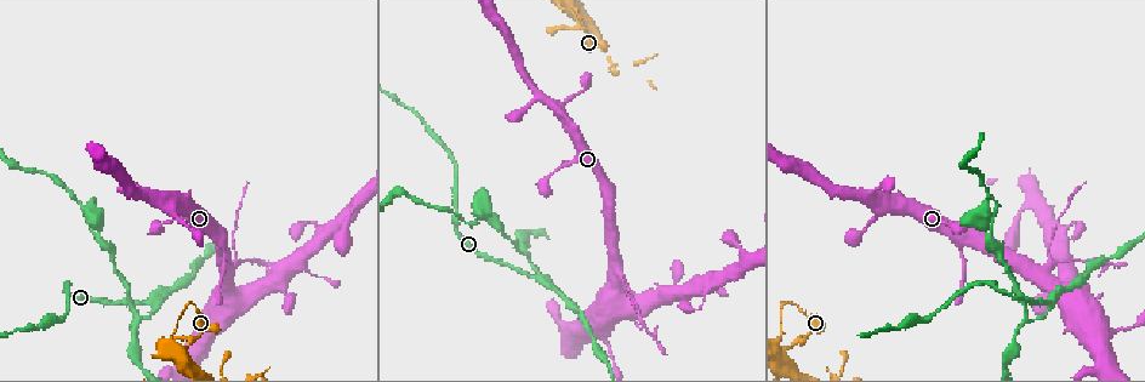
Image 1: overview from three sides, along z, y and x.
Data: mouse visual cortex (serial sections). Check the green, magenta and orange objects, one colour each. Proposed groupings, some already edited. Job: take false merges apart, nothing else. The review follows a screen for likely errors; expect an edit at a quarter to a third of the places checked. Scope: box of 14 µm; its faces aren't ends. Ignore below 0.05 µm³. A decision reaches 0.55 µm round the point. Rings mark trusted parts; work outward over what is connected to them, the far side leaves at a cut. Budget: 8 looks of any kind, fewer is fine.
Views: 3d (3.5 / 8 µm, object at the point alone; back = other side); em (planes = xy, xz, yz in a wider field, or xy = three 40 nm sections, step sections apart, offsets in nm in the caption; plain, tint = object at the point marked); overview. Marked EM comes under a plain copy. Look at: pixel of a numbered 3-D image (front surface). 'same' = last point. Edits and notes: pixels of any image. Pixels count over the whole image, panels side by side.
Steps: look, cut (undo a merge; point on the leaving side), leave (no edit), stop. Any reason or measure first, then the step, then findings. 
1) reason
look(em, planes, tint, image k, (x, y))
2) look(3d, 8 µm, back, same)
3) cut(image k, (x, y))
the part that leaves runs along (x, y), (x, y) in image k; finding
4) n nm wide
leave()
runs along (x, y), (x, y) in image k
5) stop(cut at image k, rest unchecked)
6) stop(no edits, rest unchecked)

two arms in line, one across
look(em, xy, step 2, tint, image 1, (620, 270))

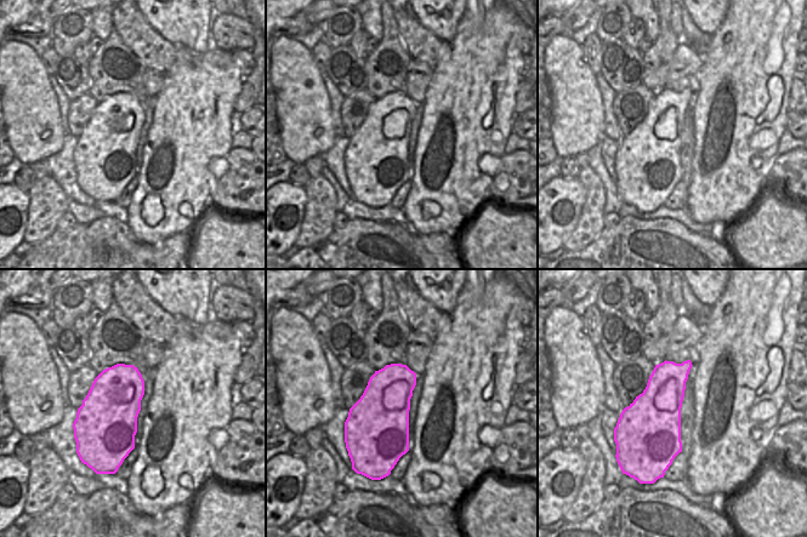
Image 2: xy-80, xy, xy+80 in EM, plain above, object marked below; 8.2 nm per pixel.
look(3d, 3.5 µm, back, same)

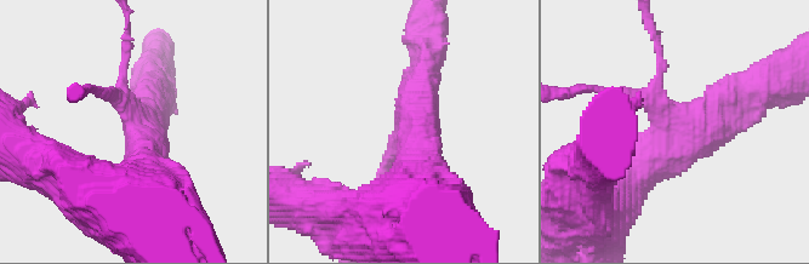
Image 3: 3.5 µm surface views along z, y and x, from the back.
500 nm wide
cut(image 3, (125, 58))
the part that leaves runs along (134, 113), (114, 93), (81, 90) in image 3; two cells meet here

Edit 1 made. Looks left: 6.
redraw
look(overview)

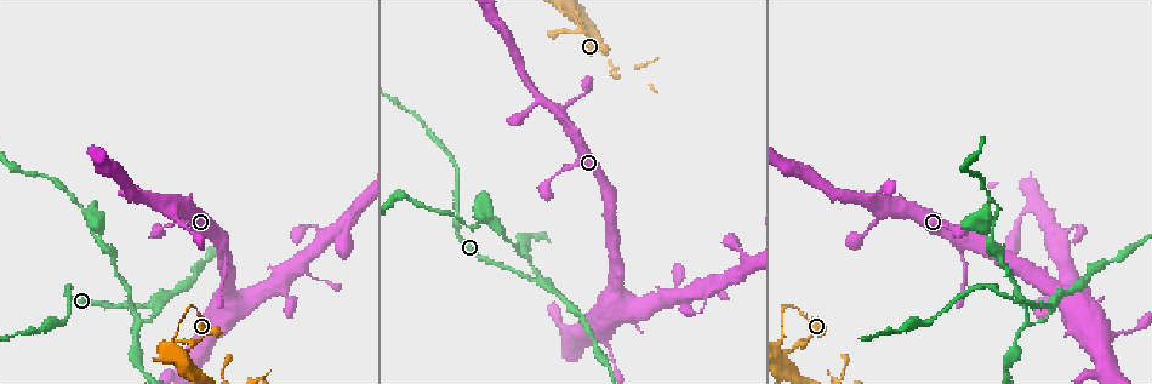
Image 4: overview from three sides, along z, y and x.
sharp bend
look(3d, 3.5 µm, image 4, (187, 352))

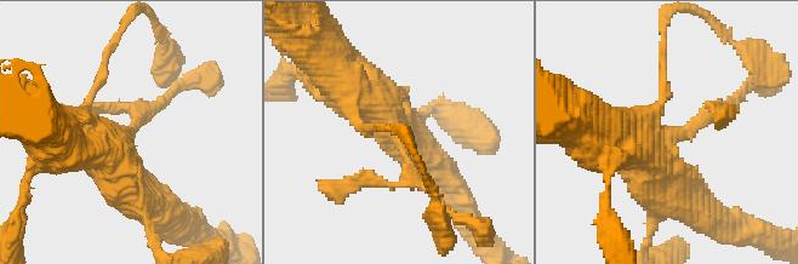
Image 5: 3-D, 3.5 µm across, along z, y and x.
need the tissue
look(em, xy, step 1, tint, image 5, (685, 129))

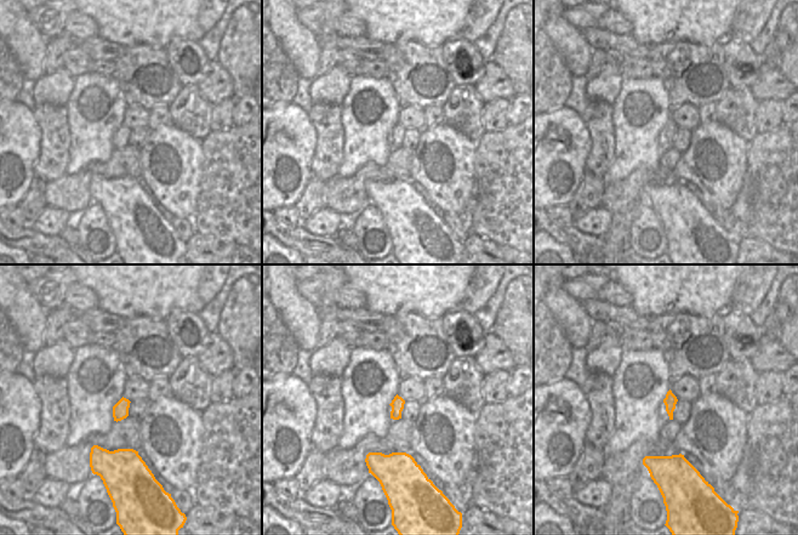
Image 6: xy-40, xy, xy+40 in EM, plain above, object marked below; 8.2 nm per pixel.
another direction
look(em, xy, step 2, tint, same)

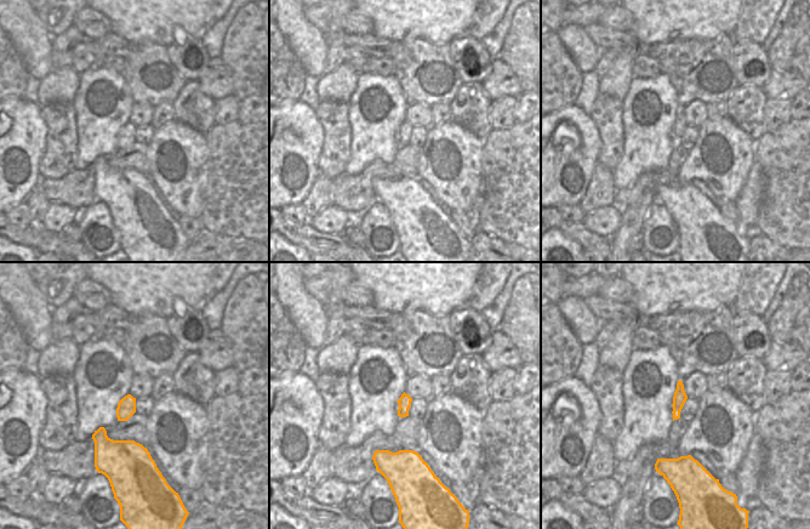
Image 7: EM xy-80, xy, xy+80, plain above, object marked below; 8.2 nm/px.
110 nm wide
leave()
runs along (740, 90), (662, 149), (676, 187) in image 5; continuous, no second cell

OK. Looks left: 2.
look(3d, 3.5 µm, image 4, (541, 281))

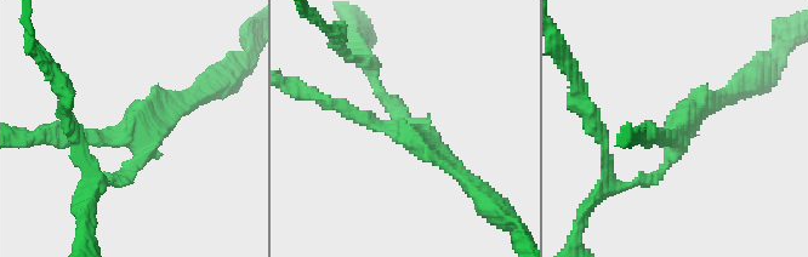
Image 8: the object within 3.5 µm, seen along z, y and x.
3 arms; arms of 150, 200, 200 nm
look(em, xy, step 3, tint, image 8, (398, 129))

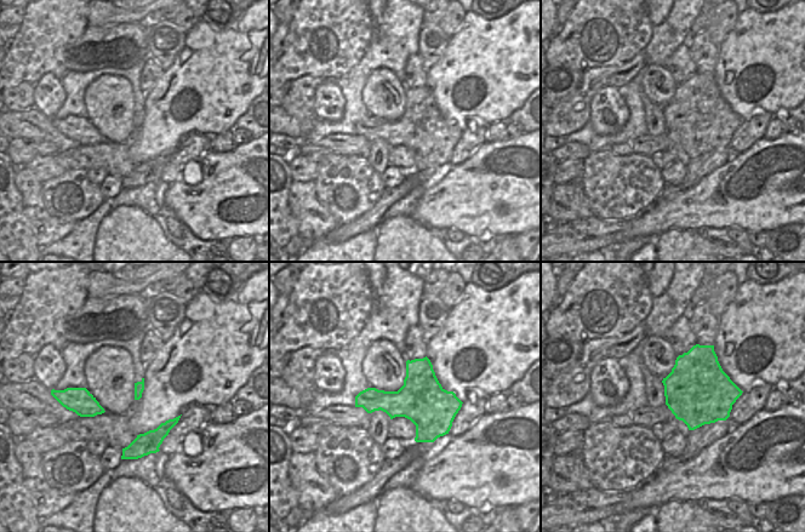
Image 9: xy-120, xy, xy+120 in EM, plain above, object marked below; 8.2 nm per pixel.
cut(image 8, (377, 86))
the part that leaves runs along (400, 115), (370, 62), (352, 60) in image 8; two cells meet here

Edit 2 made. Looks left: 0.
stop(cut at image 3, cut at image 8, rest unchecked)

